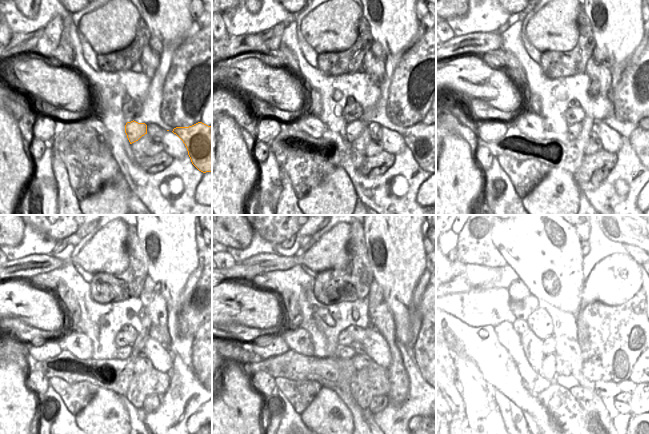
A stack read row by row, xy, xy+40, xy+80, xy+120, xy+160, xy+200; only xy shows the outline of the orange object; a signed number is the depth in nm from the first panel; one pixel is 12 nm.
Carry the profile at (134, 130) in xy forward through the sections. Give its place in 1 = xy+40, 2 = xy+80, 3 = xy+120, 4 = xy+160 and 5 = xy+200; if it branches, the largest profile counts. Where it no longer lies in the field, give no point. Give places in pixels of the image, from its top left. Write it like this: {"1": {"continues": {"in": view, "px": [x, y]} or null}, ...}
{"1": {"continues": {"in": "xy+40", "px": [354, 129]}}, "2": {"continues": {"in": "xy+80", "px": [574, 129]}}, "3": {"continues": {"in": "xy+120", "px": [122, 352]}}, "4": {"continues": {"in": "xy+160", "px": [345, 352]}}, "5": {"continues": {"in": "xy+200", "px": [570, 369]}}}

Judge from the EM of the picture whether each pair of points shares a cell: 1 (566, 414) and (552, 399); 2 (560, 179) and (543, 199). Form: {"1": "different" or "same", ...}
{"1": "same", "2": "same"}

